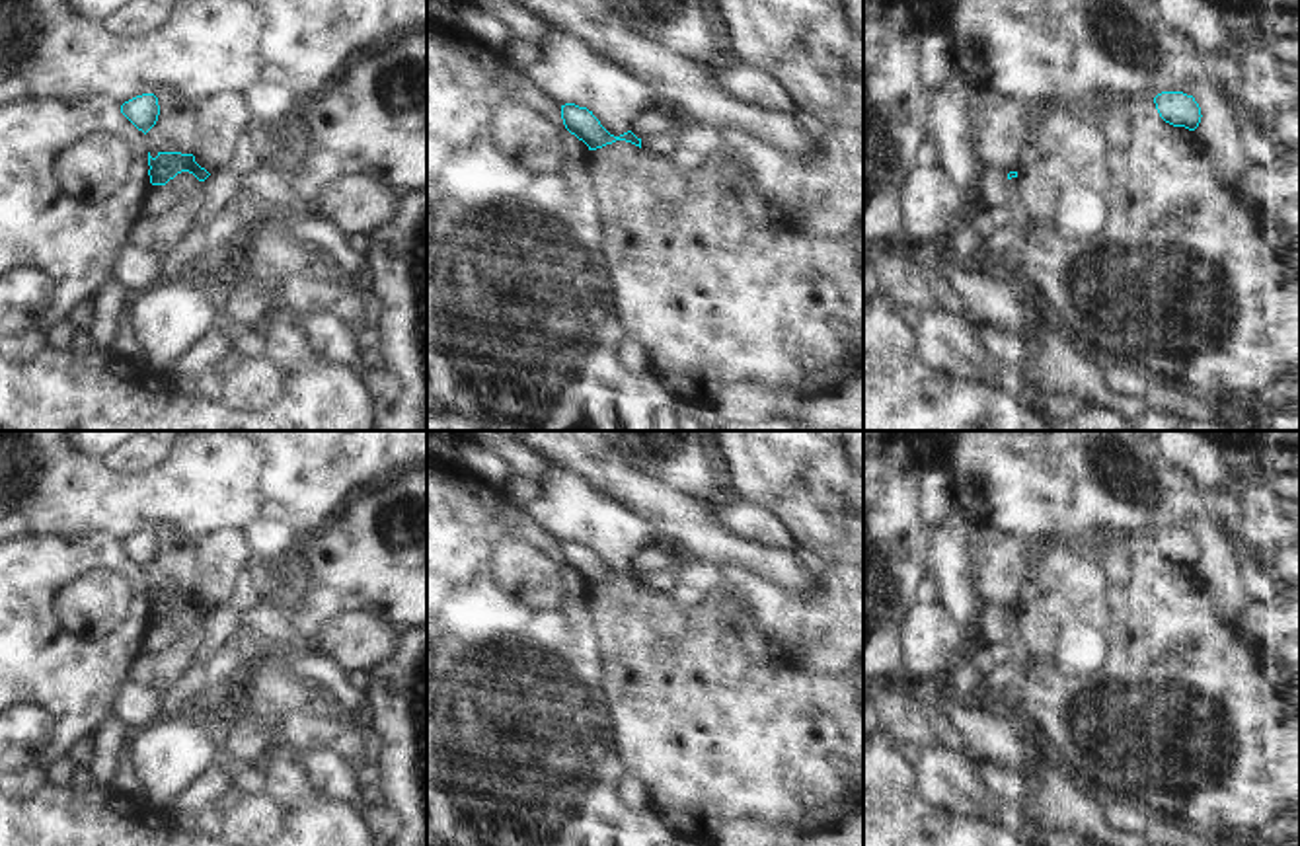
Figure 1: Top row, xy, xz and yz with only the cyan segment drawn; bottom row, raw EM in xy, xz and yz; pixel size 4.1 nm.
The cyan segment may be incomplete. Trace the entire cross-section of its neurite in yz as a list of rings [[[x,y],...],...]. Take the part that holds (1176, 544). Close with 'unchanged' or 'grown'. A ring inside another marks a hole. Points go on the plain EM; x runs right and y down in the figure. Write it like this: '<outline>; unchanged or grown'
[[[1162,528],[1154,534],[1160,554],[1173,561],[1195,567],[1201,559],[1201,544],[1193,532],[1183,528]]]; unchanged

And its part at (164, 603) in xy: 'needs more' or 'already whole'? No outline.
already whole

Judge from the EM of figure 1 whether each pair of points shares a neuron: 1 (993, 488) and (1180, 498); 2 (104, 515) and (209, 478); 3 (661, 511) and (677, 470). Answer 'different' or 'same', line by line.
1: same
2: same
3: different

